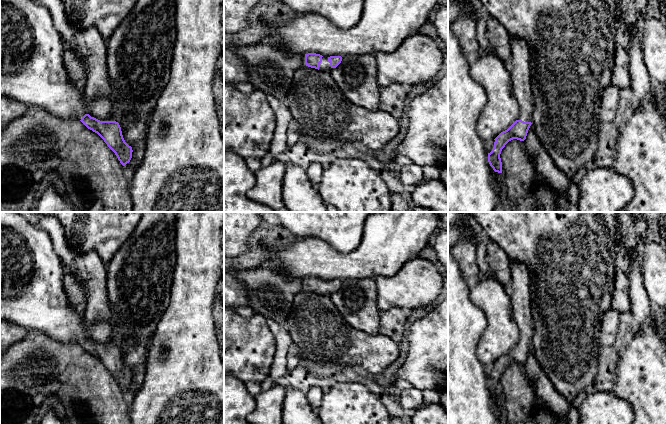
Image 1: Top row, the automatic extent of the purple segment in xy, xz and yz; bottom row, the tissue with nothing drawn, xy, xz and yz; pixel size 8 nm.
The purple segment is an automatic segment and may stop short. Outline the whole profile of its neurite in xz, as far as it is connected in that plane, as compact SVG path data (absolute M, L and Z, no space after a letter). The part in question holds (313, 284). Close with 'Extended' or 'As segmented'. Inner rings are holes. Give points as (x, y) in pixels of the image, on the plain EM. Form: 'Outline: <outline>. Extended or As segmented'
Outline: M316 277L305 278L306 290L325 296L329 296L332 292L336 292L341 285L341 280L324 281Z. Extended

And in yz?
Outline: M511 260L511 284L509 295L513 307L513 318L520 330L517 344L494 364L494 371L488 377L488 386L495 396L502 397L500 378L505 369L517 363L524 365L532 346L534 322L531 310L530 282L524 264Z. Extended

